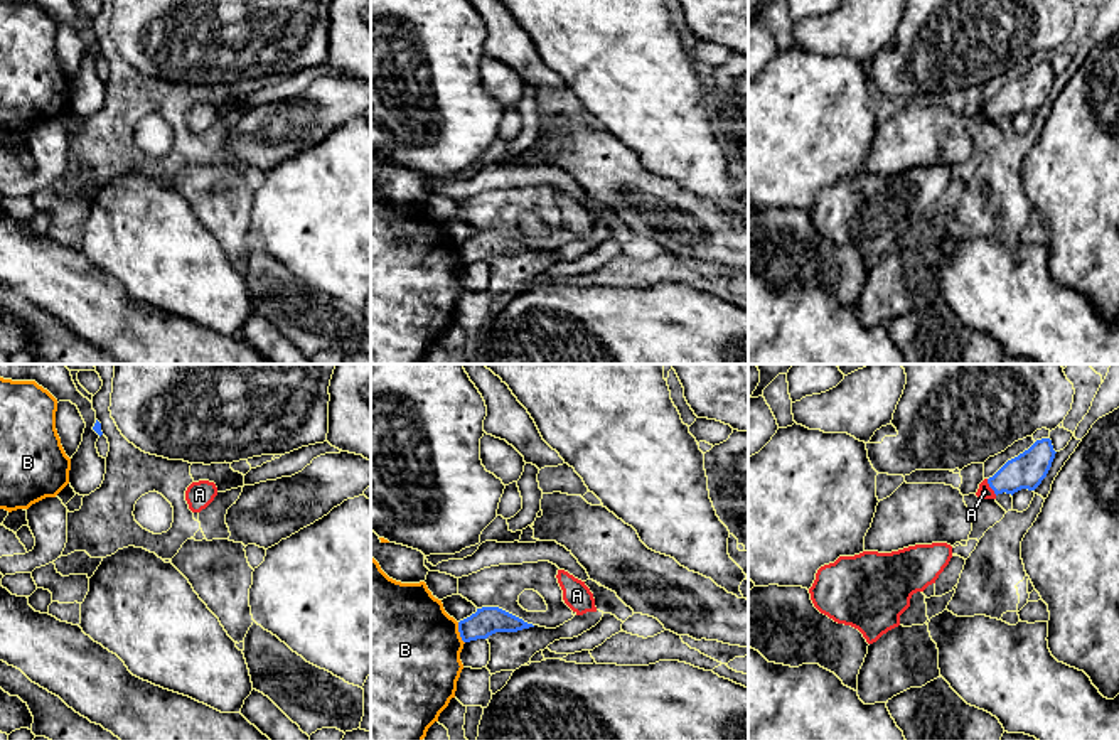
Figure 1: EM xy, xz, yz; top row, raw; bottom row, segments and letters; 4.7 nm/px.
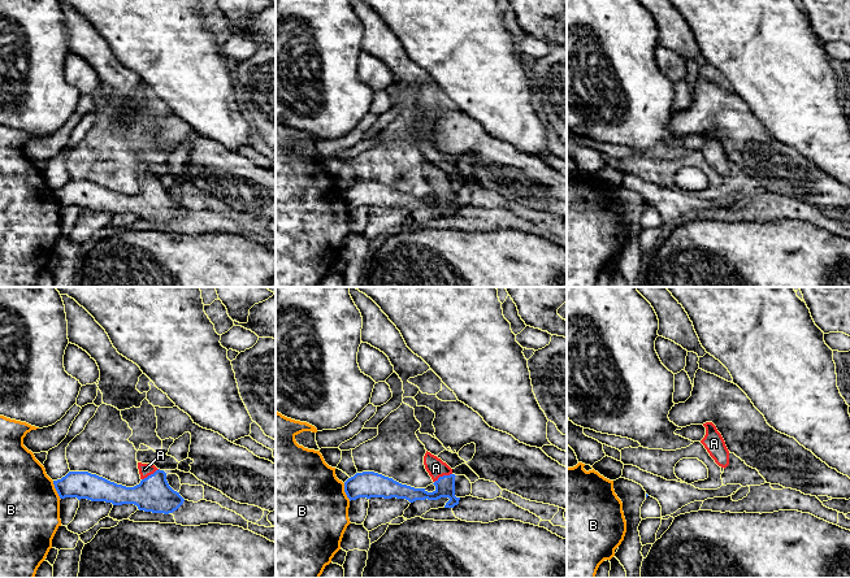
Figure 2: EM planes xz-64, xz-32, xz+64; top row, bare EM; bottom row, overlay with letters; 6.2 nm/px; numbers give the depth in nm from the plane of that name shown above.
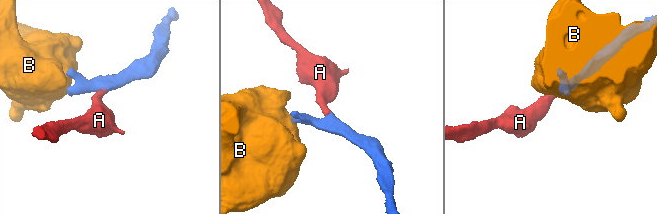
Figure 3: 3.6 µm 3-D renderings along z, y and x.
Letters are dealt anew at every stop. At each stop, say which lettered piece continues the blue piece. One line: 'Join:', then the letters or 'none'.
Join: A

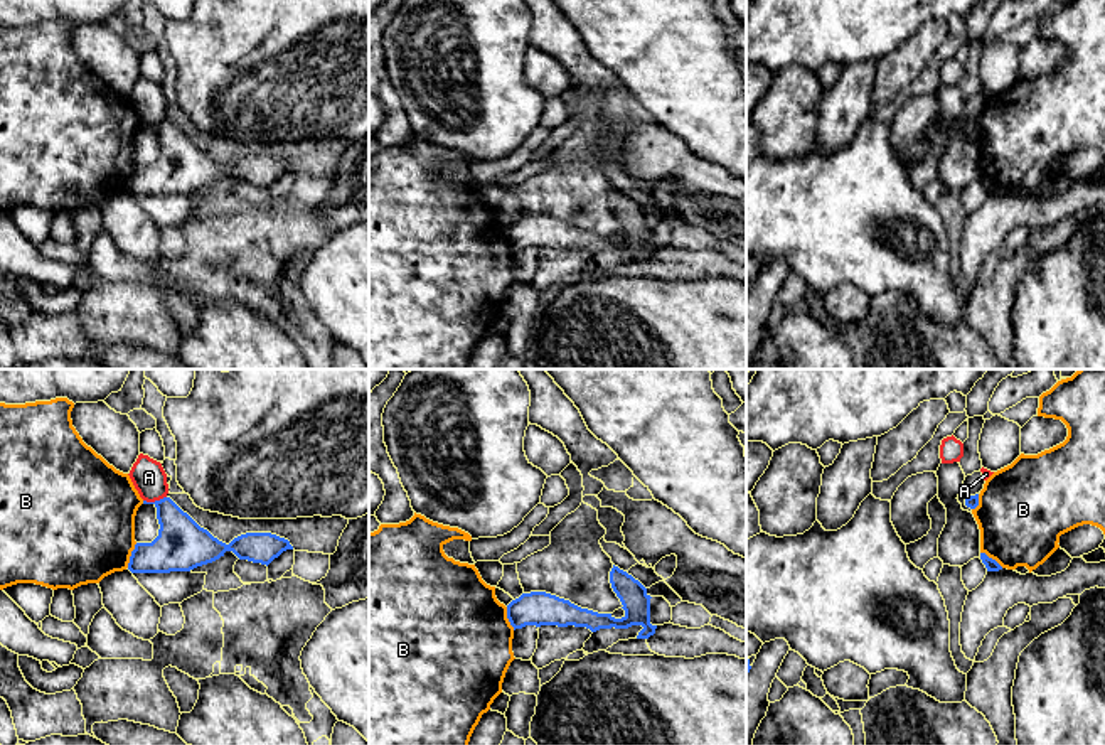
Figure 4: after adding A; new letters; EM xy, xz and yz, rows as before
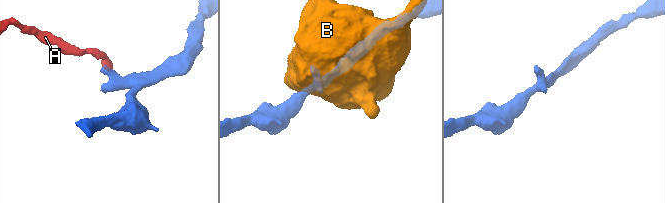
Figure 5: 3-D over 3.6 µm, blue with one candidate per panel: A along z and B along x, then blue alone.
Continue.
Join: none

